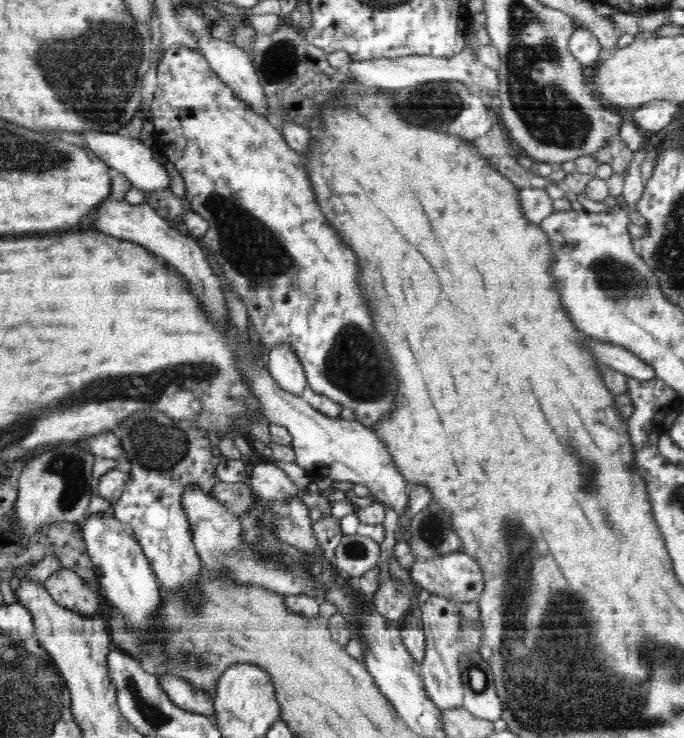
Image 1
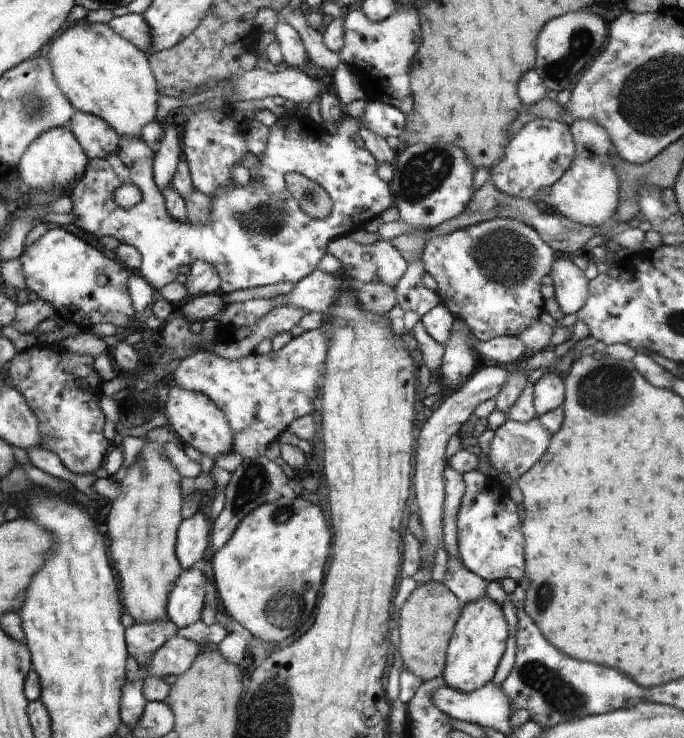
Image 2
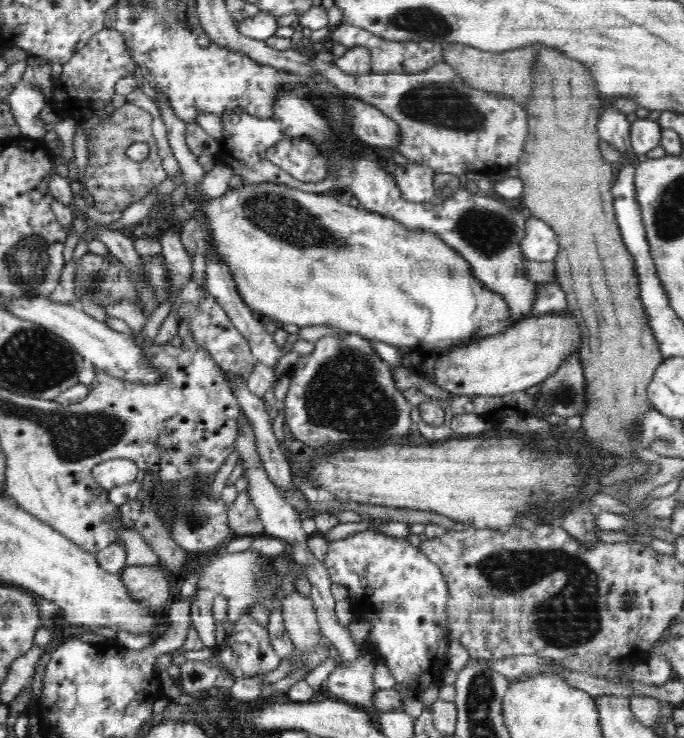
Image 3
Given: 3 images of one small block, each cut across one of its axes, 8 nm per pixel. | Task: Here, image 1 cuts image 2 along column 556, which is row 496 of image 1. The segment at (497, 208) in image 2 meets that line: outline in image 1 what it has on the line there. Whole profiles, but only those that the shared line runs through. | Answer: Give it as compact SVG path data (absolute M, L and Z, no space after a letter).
M217 482L209 491L211 496L236 517L246 514L253 506L254 493L246 483Z

